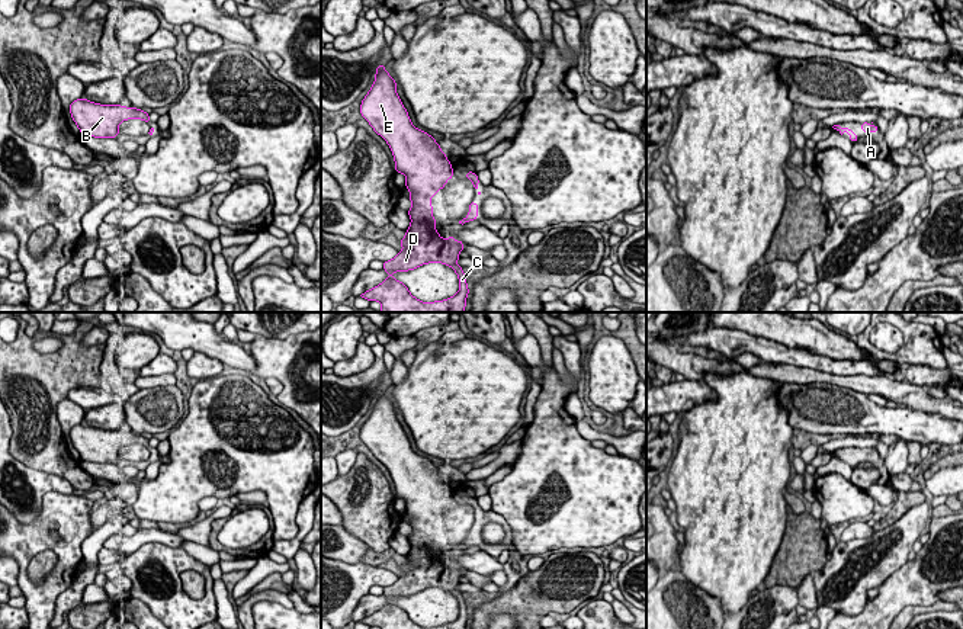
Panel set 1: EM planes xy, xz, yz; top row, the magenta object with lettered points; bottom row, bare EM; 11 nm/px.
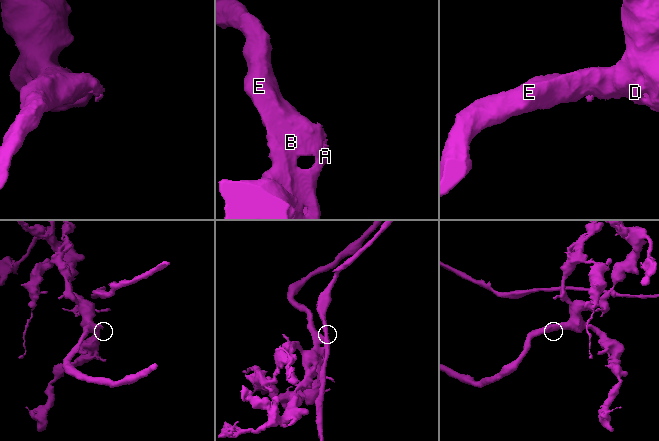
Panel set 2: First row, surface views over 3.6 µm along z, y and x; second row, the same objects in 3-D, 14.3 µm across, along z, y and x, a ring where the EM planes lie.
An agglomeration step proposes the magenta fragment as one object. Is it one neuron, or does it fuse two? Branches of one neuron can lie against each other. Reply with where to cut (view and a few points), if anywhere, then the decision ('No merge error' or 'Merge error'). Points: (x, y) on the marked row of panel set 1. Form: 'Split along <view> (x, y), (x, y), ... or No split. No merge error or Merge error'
No split. No merge error

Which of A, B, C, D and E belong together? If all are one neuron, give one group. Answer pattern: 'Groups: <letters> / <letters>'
Groups: A B C D E

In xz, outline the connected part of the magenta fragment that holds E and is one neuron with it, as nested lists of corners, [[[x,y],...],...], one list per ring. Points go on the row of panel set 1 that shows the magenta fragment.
[[[382,64],[378,65],[375,76],[369,93],[362,100],[360,113],[389,145],[395,171],[407,177],[405,187],[413,203],[408,211],[411,224],[399,241],[404,248],[392,260],[383,261],[383,270],[392,275],[427,263],[443,263],[455,270],[460,289],[444,301],[421,302],[410,293],[405,283],[389,276],[360,296],[370,302],[378,301],[382,312],[463,312],[469,289],[463,269],[456,264],[459,253],[463,251],[463,241],[440,237],[430,202],[453,177],[452,164],[439,142],[411,123],[397,94],[397,81]]]

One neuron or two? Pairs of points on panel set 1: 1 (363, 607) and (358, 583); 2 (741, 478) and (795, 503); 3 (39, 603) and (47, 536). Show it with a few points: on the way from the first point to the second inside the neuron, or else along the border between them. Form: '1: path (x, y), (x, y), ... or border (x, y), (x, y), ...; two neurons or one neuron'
1: border (368, 593), (350, 613); two neurons
2: border (785, 491), (785, 501), (787, 504); two neurons
3: path (51, 587), (61, 573), (61, 552); one neuron

